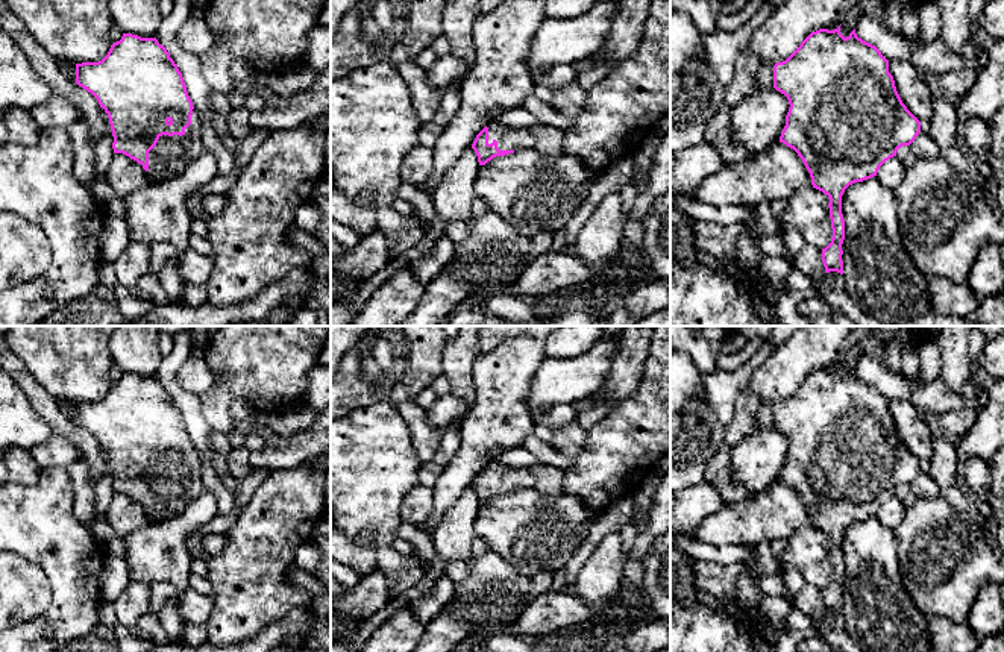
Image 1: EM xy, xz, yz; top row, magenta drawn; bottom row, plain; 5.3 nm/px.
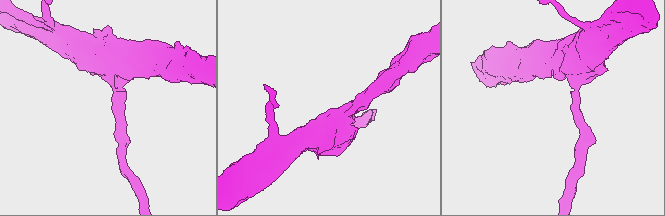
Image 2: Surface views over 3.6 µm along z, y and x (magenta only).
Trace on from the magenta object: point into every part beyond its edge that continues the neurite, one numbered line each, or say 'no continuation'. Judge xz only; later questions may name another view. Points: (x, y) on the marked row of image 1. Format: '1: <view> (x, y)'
1: xz (507, 138)

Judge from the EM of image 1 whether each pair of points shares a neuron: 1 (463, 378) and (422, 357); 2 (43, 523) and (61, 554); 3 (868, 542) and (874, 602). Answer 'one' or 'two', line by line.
1: two
2: one
3: one

